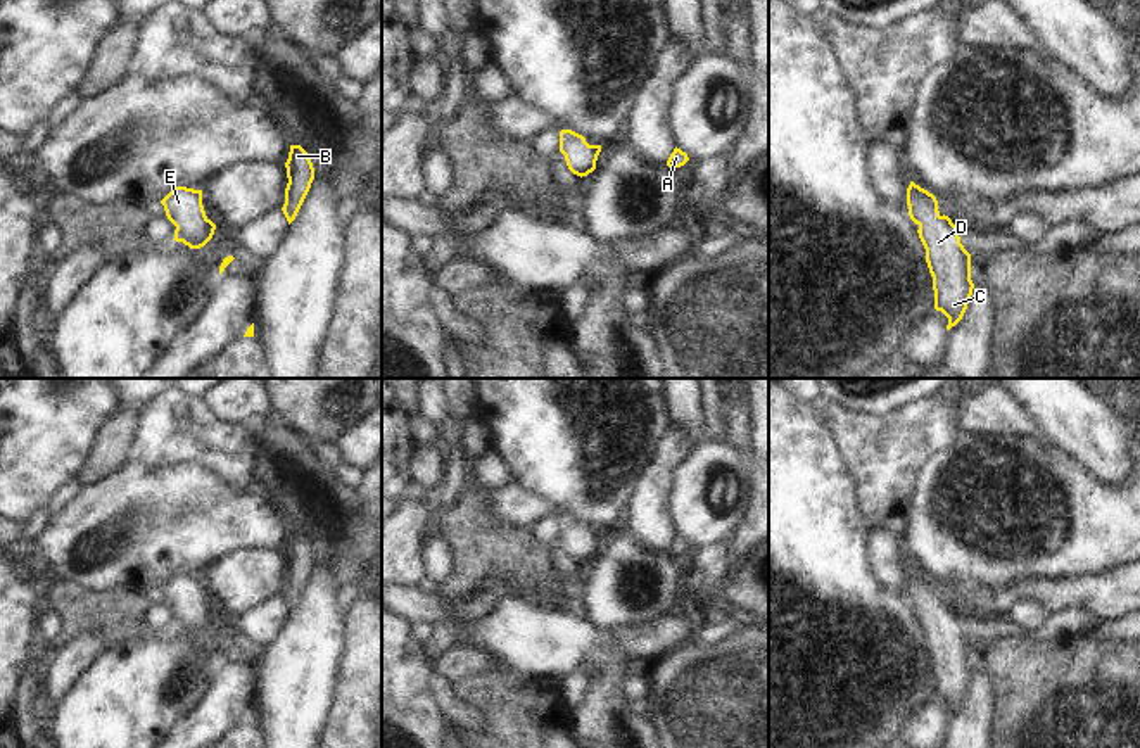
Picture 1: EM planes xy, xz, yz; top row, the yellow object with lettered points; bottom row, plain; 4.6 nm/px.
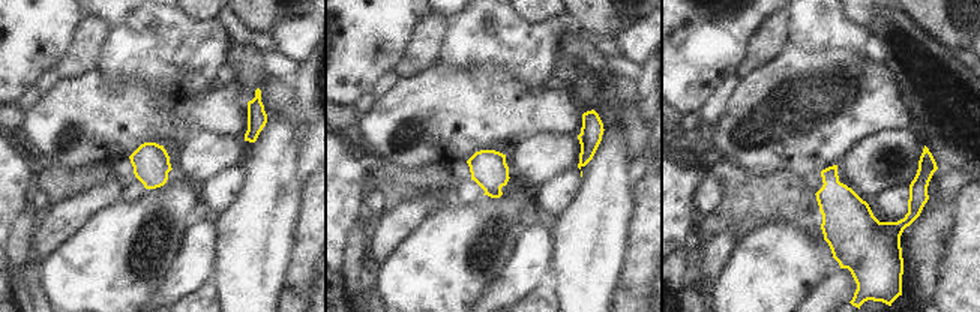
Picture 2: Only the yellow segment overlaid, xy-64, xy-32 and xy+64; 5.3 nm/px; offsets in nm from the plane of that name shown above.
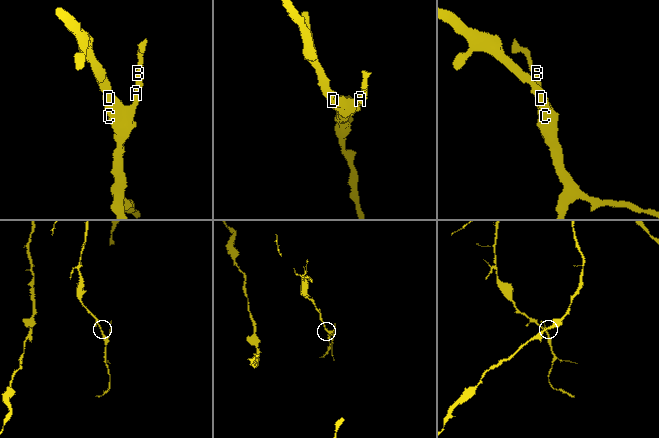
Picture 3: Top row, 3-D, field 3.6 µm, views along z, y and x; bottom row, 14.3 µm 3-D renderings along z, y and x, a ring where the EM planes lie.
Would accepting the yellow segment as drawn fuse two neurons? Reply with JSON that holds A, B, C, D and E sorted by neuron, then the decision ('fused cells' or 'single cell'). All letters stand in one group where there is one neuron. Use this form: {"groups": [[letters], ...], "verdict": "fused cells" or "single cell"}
{"groups": [["A", "B", "C", "D", "E"]], "verdict": "single cell"}

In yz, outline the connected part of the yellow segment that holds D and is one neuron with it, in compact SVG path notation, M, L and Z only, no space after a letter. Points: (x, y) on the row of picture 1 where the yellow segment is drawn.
M910 181L907 206L926 249L926 263L933 276L934 309L948 318L947 330L950 330L962 320L972 295L971 254L960 244L959 228L948 216L940 214L933 193Z

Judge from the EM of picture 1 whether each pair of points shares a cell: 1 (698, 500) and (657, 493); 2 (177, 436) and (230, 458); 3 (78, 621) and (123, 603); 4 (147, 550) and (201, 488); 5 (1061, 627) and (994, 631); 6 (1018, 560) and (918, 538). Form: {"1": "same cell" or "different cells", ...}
{"1": "different cells", "2": "same cell", "3": "same cell", "4": "same cell", "5": "same cell", "6": "same cell"}

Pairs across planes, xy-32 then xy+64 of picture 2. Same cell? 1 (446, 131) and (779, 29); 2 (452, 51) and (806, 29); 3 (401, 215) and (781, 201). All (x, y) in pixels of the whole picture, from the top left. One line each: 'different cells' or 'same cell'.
1: different cells
2: same cell
3: different cells

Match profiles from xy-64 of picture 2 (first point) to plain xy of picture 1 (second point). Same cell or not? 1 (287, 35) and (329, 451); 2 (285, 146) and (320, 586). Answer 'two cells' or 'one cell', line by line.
1: two cells
2: one cell

